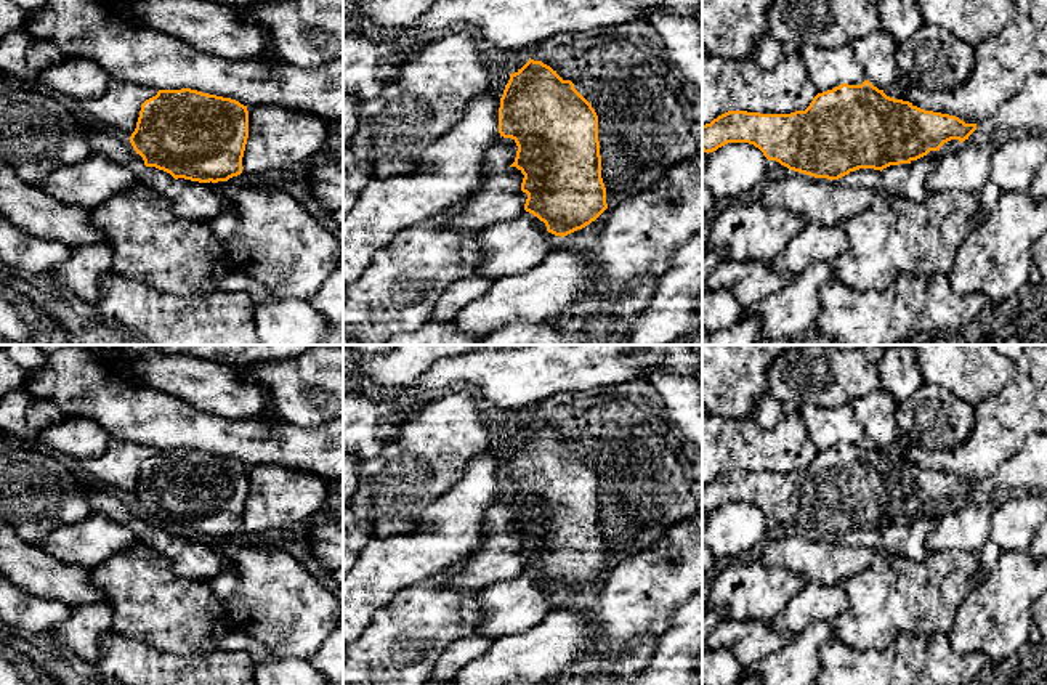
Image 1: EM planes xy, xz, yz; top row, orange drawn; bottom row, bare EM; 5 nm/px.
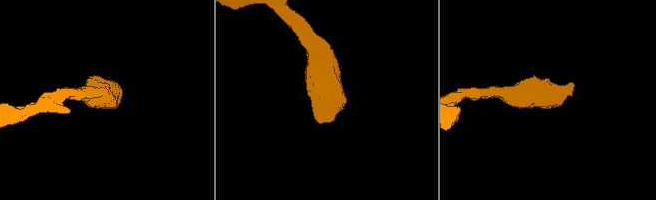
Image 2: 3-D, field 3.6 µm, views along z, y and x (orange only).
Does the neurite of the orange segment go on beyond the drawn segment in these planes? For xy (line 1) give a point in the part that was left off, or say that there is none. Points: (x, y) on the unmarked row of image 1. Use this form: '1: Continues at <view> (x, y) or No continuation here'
1: No continuation here

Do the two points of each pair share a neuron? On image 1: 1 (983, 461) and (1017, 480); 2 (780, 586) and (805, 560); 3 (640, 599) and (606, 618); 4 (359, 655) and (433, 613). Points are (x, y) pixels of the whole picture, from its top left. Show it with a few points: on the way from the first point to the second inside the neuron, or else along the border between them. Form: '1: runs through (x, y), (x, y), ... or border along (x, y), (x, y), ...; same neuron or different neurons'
1: border along (1023, 441), (991, 478); different neurons
2: border along (760, 557), (765, 565), (783, 565), (807, 583); different neurons
3: runs through (632, 603), (614, 618); same neuron
4: runs through (377, 652), (395, 634), (409, 634), (416, 628); same neuron

